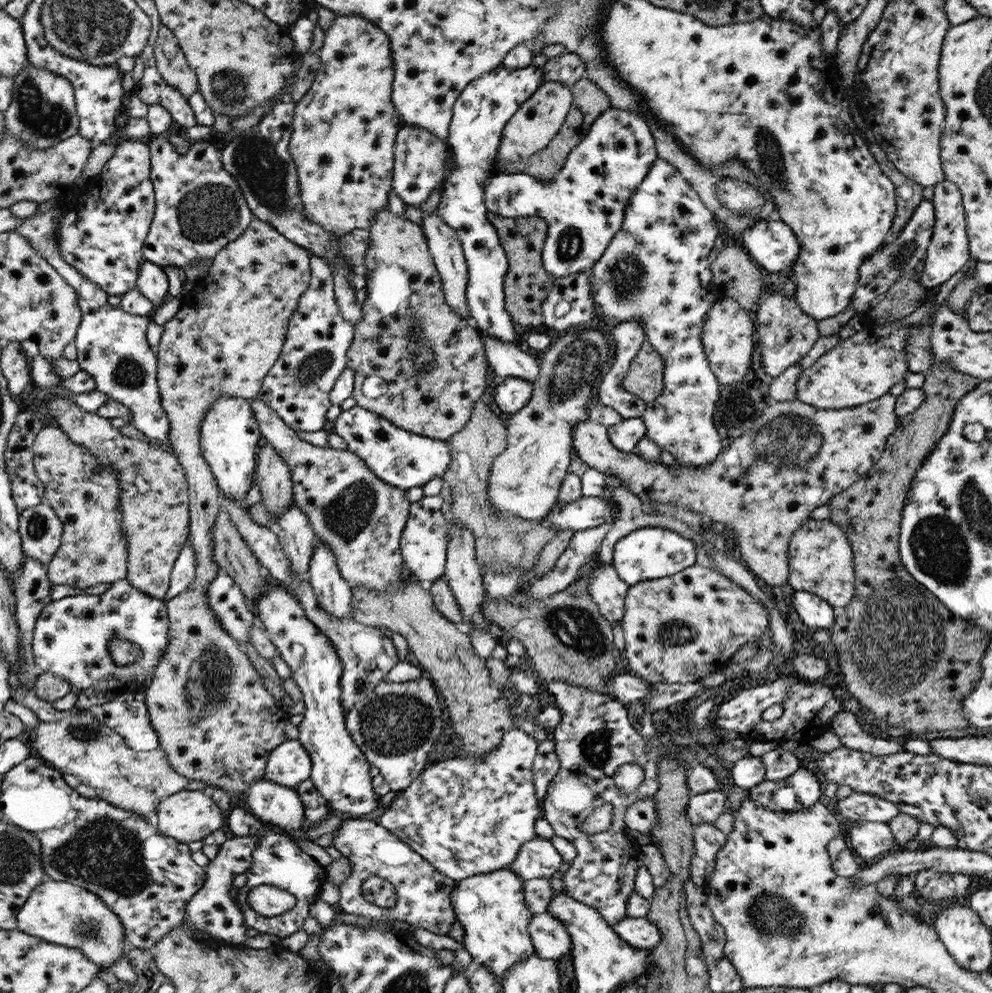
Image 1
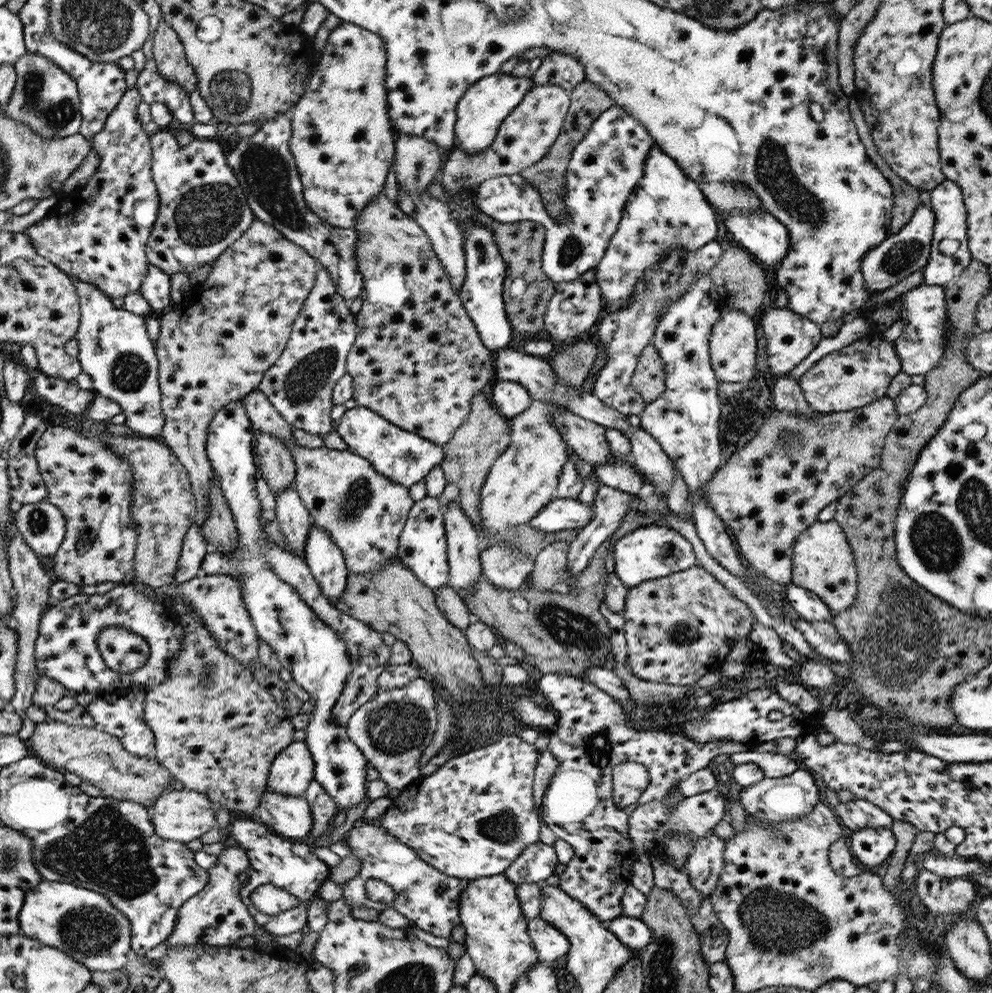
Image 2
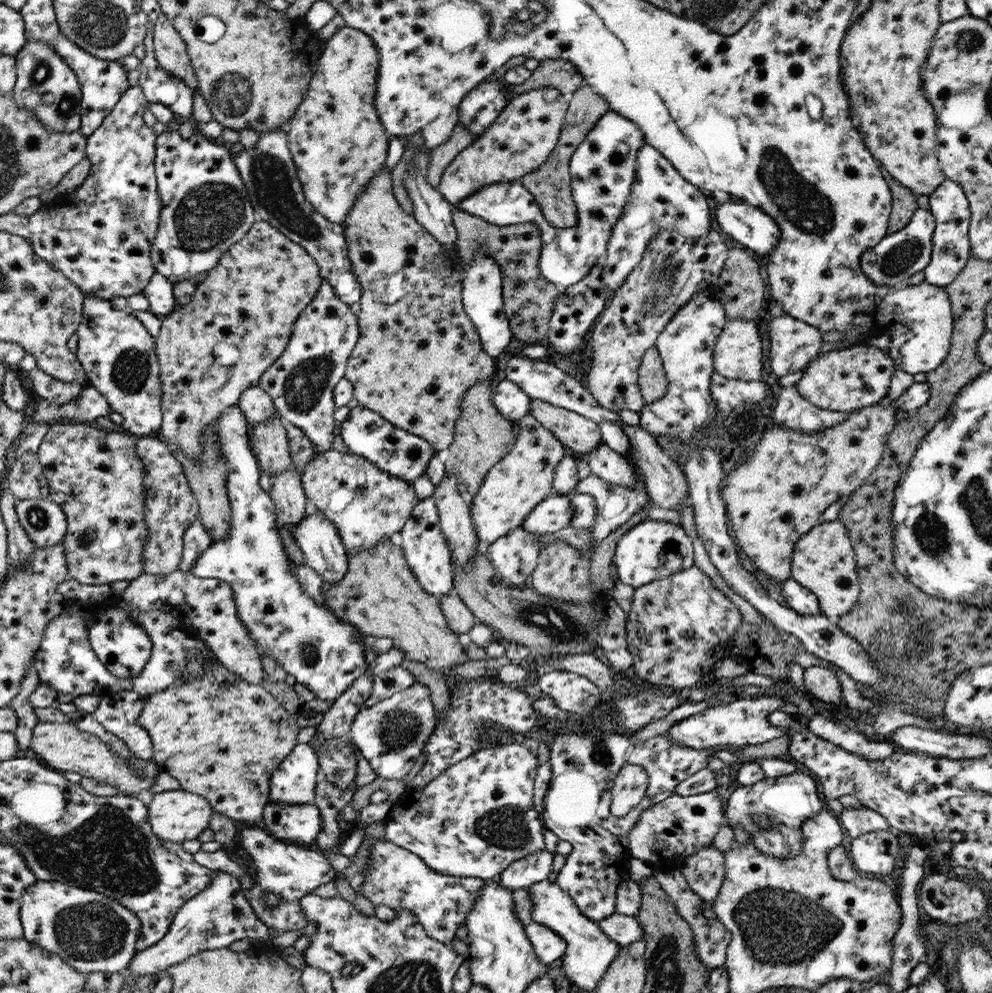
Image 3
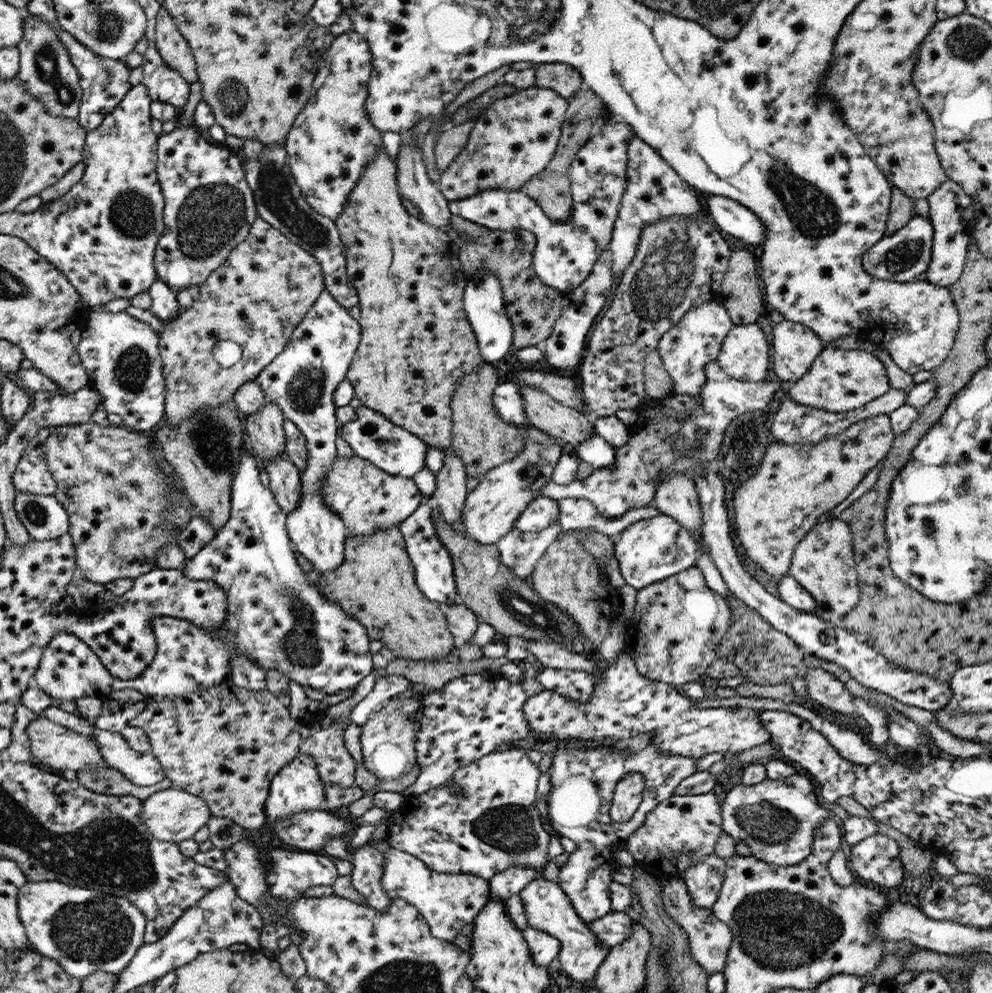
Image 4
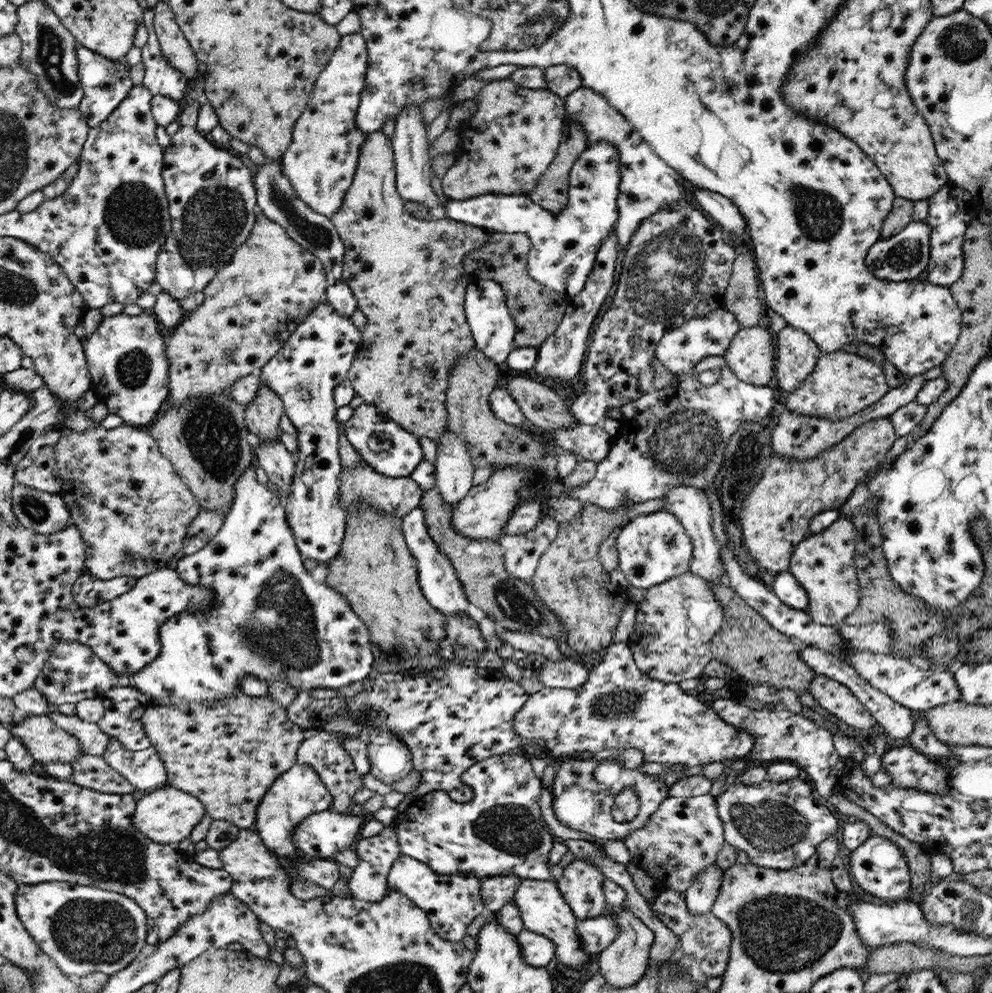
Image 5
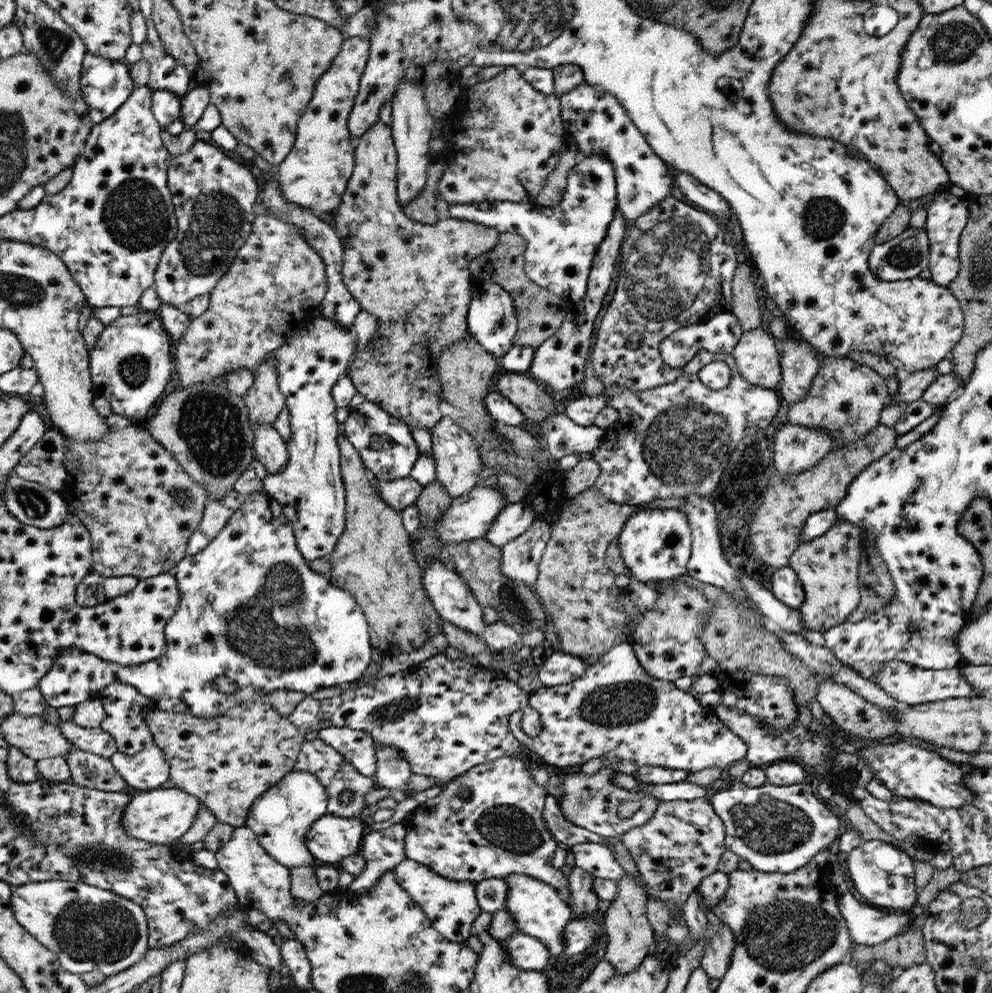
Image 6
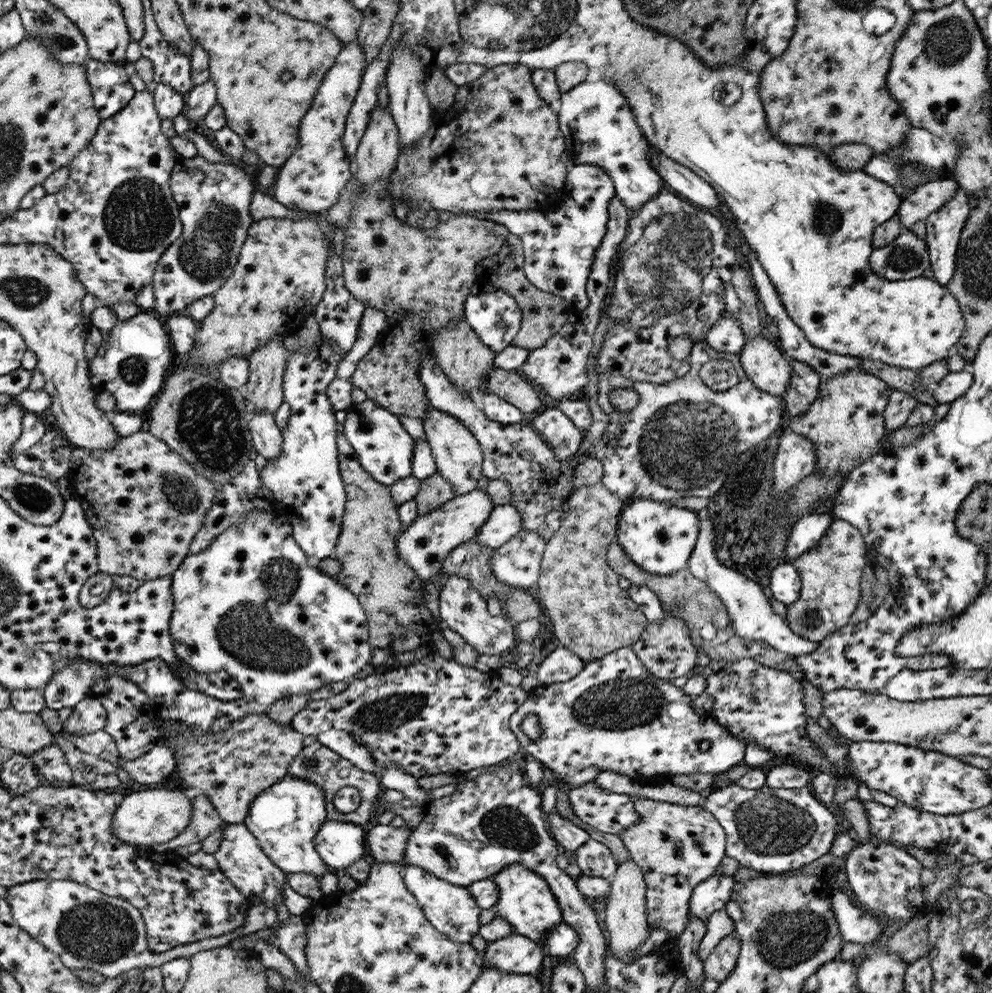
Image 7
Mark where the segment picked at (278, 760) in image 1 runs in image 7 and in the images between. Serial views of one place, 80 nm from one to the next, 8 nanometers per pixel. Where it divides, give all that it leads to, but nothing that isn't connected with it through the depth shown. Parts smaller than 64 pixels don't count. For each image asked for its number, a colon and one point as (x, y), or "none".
2: (292, 771)
3: (294, 782)
4: (298, 787)
5: (299, 792)
6: (282, 818)
7: (285, 819)

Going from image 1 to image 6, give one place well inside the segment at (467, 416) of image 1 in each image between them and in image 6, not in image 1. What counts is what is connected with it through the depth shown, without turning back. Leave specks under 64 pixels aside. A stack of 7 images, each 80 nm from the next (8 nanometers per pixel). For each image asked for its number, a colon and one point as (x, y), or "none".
2: (416, 342)
3: (419, 354)
4: (416, 343)
5: (408, 274)
6: (416, 278)

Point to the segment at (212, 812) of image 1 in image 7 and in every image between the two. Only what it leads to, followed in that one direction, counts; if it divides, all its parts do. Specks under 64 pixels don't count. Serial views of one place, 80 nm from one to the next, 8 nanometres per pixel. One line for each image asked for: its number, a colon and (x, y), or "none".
2: (182, 816)
3: (176, 815)
4: (172, 815)
5: (167, 815)
6: (160, 816)
7: (152, 817)

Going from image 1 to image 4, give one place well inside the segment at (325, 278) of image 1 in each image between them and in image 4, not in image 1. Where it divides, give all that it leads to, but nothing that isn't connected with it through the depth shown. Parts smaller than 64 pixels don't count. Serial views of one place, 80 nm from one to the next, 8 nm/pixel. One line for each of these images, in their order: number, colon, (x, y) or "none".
2: (299, 386)
3: (300, 382)
4: (302, 380)

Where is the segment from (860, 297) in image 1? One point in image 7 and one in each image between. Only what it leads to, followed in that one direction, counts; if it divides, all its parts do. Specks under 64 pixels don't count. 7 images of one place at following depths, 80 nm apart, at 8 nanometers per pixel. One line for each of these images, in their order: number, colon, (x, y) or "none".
2: (899, 255)
3: (896, 257)
4: (900, 257)
5: (903, 257)
6: (904, 257)
7: (907, 257)

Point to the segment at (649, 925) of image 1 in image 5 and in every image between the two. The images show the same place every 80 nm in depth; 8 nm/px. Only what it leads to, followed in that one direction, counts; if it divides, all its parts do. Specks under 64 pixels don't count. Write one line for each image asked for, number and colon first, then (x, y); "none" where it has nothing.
2: (631, 931)
3: (624, 929)
4: (612, 929)
5: (597, 933)

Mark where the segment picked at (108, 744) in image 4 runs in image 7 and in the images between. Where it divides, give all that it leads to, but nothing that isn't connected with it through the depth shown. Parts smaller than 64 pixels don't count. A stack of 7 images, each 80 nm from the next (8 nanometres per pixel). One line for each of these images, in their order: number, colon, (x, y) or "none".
5: (144, 769)
6: (148, 769)
7: (155, 767)

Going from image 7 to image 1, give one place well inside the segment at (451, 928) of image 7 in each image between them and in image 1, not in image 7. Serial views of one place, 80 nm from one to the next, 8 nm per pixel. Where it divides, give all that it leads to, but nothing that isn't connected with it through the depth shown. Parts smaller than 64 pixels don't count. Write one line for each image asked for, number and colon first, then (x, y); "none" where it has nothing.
1: (424, 895)
2: (430, 899)
3: (398, 878)
4: (448, 902)
5: (452, 902)
6: (452, 905)

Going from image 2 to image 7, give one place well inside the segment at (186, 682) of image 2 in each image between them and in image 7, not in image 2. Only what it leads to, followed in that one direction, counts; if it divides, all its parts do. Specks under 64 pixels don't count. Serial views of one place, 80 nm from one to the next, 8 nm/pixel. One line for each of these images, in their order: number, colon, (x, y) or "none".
3: (221, 737)
4: (225, 744)
5: (228, 753)
6: (229, 762)
7: (233, 767)

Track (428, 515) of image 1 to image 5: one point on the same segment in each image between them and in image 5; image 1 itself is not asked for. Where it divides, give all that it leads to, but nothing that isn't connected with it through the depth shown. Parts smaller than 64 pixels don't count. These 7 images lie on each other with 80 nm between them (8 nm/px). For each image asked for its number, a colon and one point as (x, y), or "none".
2: (422, 547)
3: (421, 540)
4: (433, 566)
5: (438, 581)

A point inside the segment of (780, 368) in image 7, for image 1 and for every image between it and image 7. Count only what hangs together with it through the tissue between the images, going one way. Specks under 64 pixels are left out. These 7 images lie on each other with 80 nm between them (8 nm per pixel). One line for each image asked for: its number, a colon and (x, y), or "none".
1: (727, 340)
2: (732, 345)
3: (737, 355)
4: (745, 355)
5: (750, 356)
6: (756, 359)

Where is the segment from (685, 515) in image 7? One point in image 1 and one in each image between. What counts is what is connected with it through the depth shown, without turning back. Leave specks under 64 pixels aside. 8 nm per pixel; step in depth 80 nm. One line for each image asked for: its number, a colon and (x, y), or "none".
1: (646, 554)
2: (651, 551)
3: (651, 550)
4: (650, 550)
5: (652, 548)
6: (655, 543)

